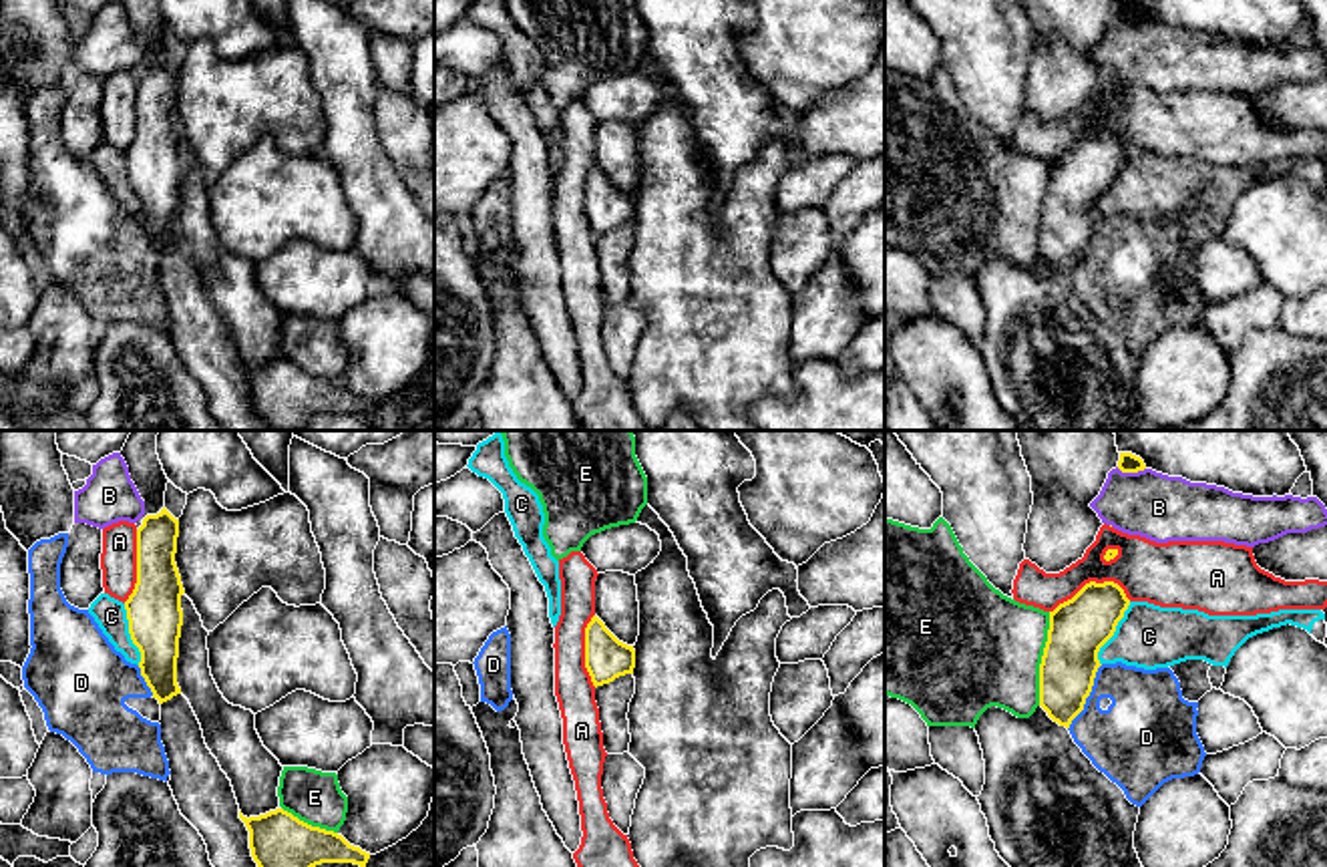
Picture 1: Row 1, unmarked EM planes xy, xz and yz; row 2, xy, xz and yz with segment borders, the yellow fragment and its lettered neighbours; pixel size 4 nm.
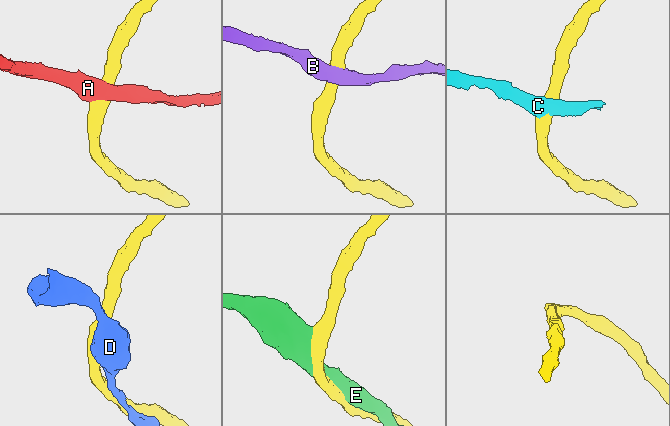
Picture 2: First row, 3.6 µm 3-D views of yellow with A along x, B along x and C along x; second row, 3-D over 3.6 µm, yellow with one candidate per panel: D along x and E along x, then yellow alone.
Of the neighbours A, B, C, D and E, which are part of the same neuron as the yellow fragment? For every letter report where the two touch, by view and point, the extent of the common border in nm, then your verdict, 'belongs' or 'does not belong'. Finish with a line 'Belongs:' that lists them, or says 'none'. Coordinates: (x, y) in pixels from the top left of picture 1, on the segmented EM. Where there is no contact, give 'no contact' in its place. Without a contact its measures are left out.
A: yz (1090, 582) | 340 nm | does not belong
B: yz (1130, 471) | 120 nm | does not belong
C: yz (1112, 634) | 280 nm | does not belong
D: yz (1088, 695) | 300 nm | does not belong
E: yz (1042, 658) | 380 nm | does not belong
Belongs: none

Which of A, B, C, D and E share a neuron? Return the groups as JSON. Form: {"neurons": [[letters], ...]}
{"neurons": [["A", "C"], ["B"], ["D"], ["E"]]}

